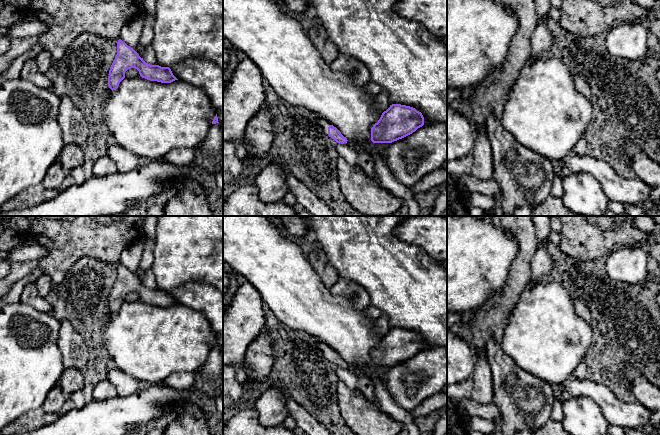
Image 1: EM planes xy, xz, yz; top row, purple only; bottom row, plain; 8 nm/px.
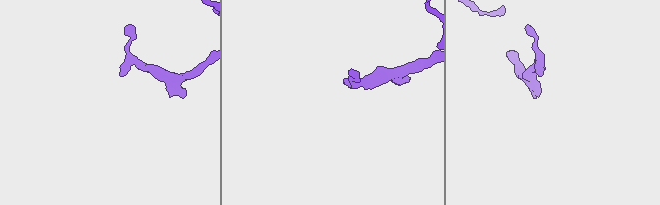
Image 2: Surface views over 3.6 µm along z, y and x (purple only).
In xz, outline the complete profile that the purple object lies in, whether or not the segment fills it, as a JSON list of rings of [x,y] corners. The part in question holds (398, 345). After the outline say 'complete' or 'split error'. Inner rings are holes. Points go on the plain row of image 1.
[[[392,328],[371,352],[373,367],[392,367],[402,363],[424,349],[424,341],[415,332]]] | complete

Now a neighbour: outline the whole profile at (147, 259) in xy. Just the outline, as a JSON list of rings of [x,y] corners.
[[[143,240],[143,250],[142,250],[142,259],[139,265],[139,268],[134,274],[142,282],[142,276],[146,270],[150,270],[154,261],[154,250],[155,240]]]

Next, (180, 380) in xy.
[[[176,372],[170,374],[164,382],[171,388],[175,389],[189,389],[194,387],[196,376],[191,372]]]

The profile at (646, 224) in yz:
[[[634,216],[634,223],[639,230],[646,234],[651,233],[657,226],[651,216]]]

